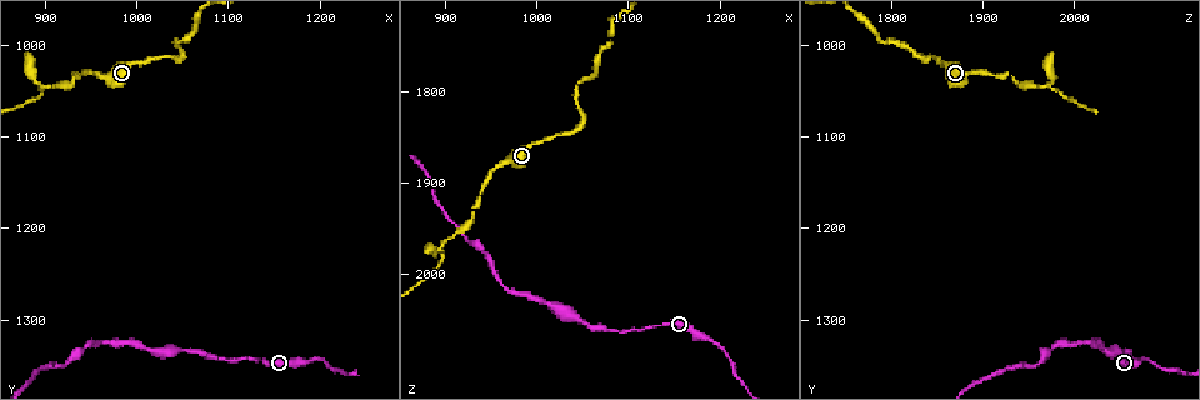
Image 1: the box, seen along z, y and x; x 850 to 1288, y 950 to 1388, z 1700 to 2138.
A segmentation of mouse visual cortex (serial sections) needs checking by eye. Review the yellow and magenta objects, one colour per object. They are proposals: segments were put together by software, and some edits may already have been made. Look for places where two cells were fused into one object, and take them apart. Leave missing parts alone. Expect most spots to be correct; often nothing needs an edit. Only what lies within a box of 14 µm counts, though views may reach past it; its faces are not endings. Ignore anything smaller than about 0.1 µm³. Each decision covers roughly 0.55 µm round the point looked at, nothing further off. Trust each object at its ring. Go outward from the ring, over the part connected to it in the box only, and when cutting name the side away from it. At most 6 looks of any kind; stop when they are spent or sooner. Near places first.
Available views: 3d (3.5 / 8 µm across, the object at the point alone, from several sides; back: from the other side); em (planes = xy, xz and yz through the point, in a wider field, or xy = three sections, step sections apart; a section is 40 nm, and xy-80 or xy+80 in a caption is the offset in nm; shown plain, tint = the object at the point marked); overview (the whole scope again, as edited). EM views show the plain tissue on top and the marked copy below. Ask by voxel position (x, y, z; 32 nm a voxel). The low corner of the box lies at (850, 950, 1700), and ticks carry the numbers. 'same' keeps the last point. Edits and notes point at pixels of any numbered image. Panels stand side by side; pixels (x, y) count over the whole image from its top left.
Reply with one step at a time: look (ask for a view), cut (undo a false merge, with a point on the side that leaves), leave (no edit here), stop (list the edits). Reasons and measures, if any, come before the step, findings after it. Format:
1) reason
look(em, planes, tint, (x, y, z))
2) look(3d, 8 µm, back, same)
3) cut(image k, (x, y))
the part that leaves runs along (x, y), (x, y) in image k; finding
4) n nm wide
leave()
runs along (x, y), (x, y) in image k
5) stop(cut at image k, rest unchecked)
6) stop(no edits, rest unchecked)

sudden change in width
look(3d, 3.5 µm, (1195, 1340, 2075))

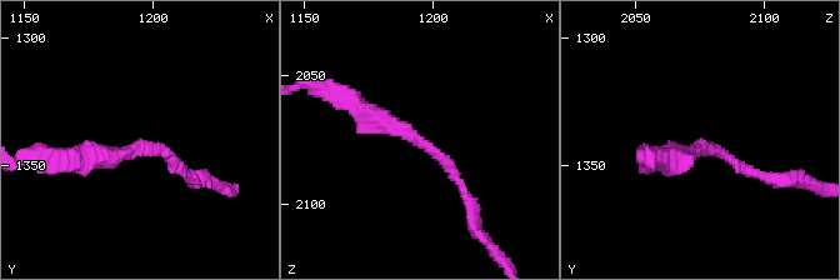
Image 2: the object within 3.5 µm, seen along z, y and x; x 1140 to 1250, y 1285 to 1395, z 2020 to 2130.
arms of 150, 300 nm; need the tissue
look(em, planes, tint, (1192, 1344, 2074))

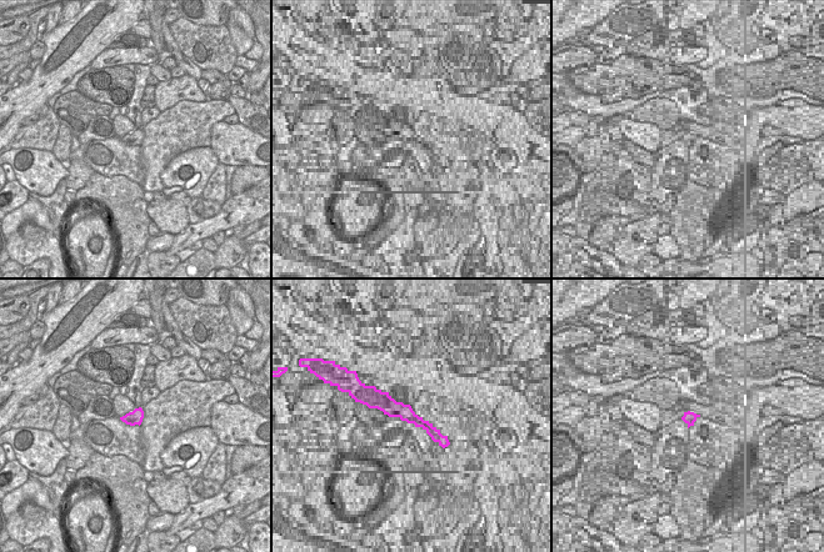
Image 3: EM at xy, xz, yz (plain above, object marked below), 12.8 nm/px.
190 nm wide
leave()
runs along (345, 100), (425, 144), (464, 193) in image 2; all the same cell

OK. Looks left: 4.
thick turns thin
look(3d, 3.5 µm, back, (1050, 1335, 2055))

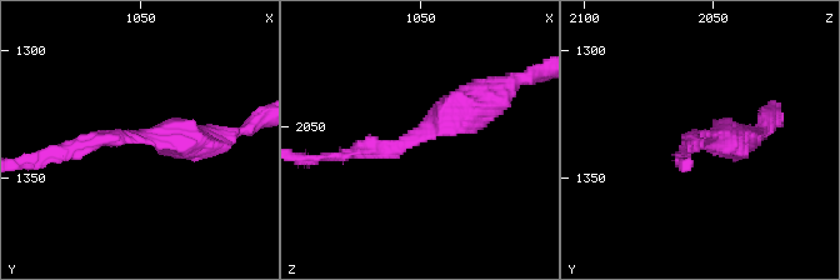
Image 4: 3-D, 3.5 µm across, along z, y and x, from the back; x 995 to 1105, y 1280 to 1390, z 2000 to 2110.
arms of 150, 450 nm
look(em, xy, step 1, tint, (1053, 1334, 2053))

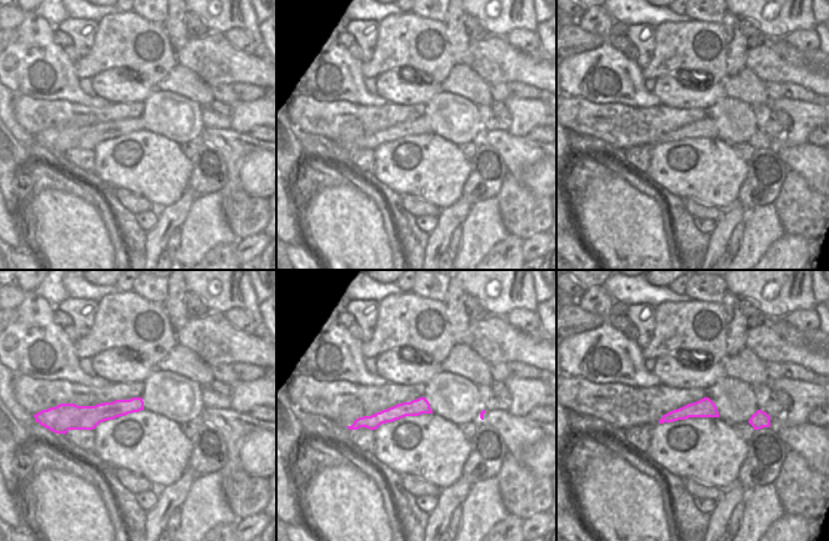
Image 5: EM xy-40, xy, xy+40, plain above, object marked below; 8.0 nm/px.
leave()
one cell here

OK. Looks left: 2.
stop(no edits, rest unchecked)

